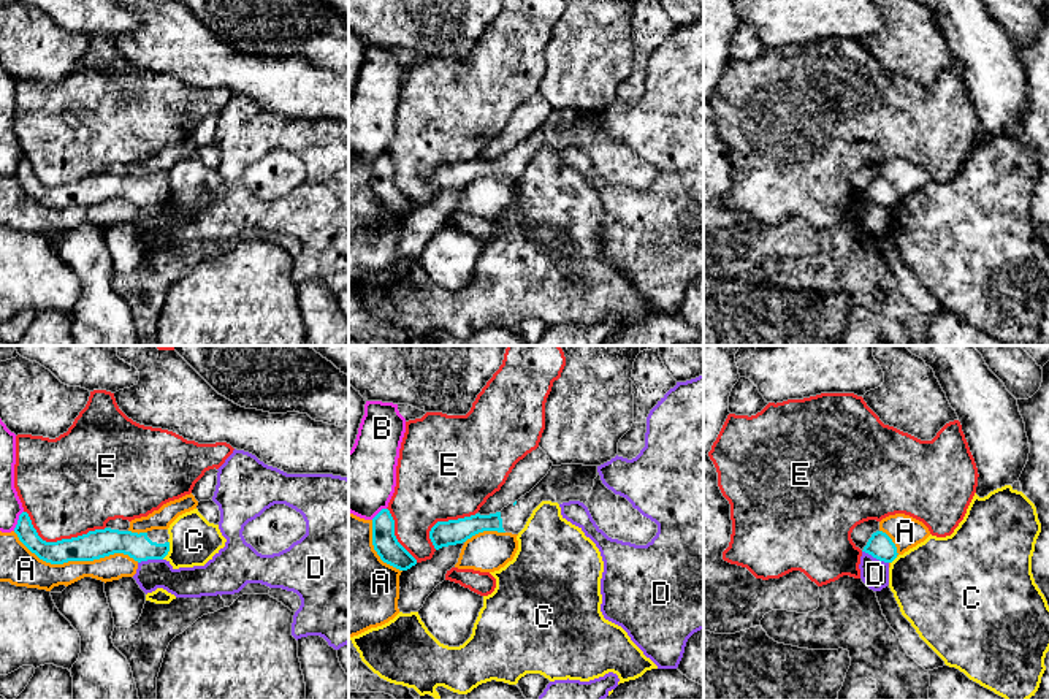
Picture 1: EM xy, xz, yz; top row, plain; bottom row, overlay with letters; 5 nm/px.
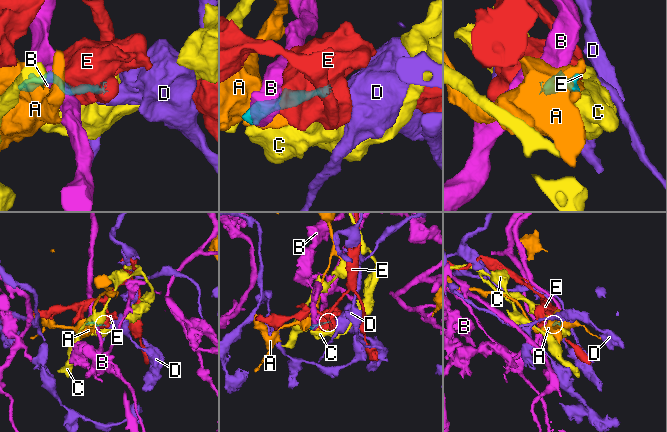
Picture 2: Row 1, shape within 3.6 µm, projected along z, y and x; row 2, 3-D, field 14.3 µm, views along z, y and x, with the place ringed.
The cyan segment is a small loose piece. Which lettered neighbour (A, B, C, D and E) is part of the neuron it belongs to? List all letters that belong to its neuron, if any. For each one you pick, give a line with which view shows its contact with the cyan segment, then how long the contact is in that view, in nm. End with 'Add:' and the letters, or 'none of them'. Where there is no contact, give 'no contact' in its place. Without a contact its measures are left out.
Add: none of them

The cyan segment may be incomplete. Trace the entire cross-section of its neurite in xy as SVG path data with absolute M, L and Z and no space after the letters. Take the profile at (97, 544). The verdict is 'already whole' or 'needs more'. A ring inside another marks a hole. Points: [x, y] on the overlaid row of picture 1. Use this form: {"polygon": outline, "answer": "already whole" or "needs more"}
{"polygon": "M27 512L19 515L14 533L32 553L51 564L93 561L114 553L128 555L141 563L163 560L170 552L168 529L152 529L138 534L105 528L71 539L46 542L38 536Z", "answer": "needs more"}

